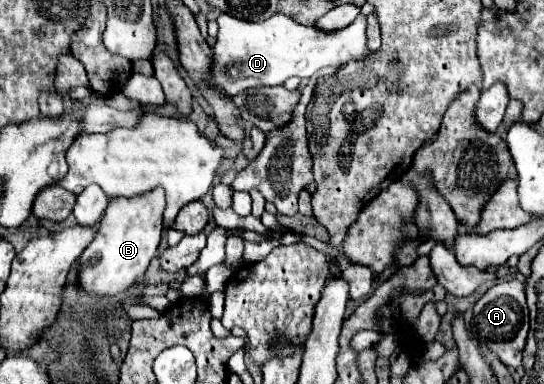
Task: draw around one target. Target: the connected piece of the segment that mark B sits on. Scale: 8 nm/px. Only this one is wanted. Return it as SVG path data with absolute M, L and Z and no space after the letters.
M161 187L131 199L113 197L97 225L93 243L89 243L81 255L81 289L97 295L117 295L133 287L135 281L145 275L151 259L157 253L163 233L163 211L165 191Z

